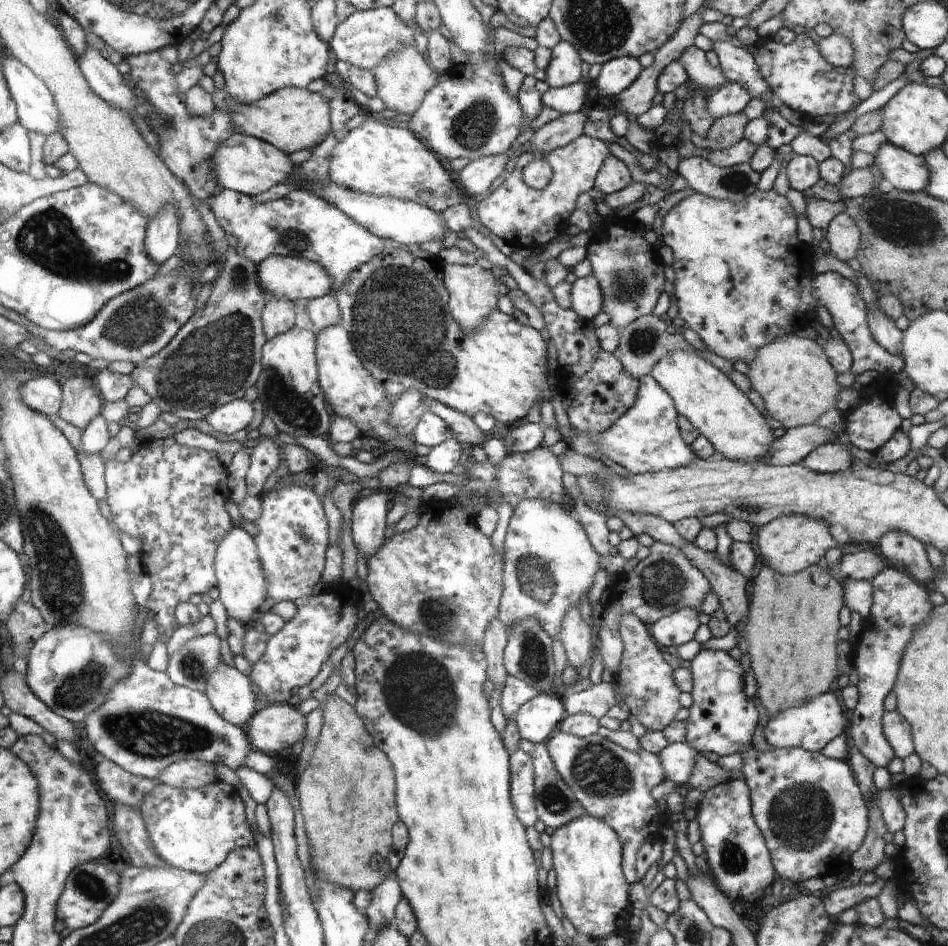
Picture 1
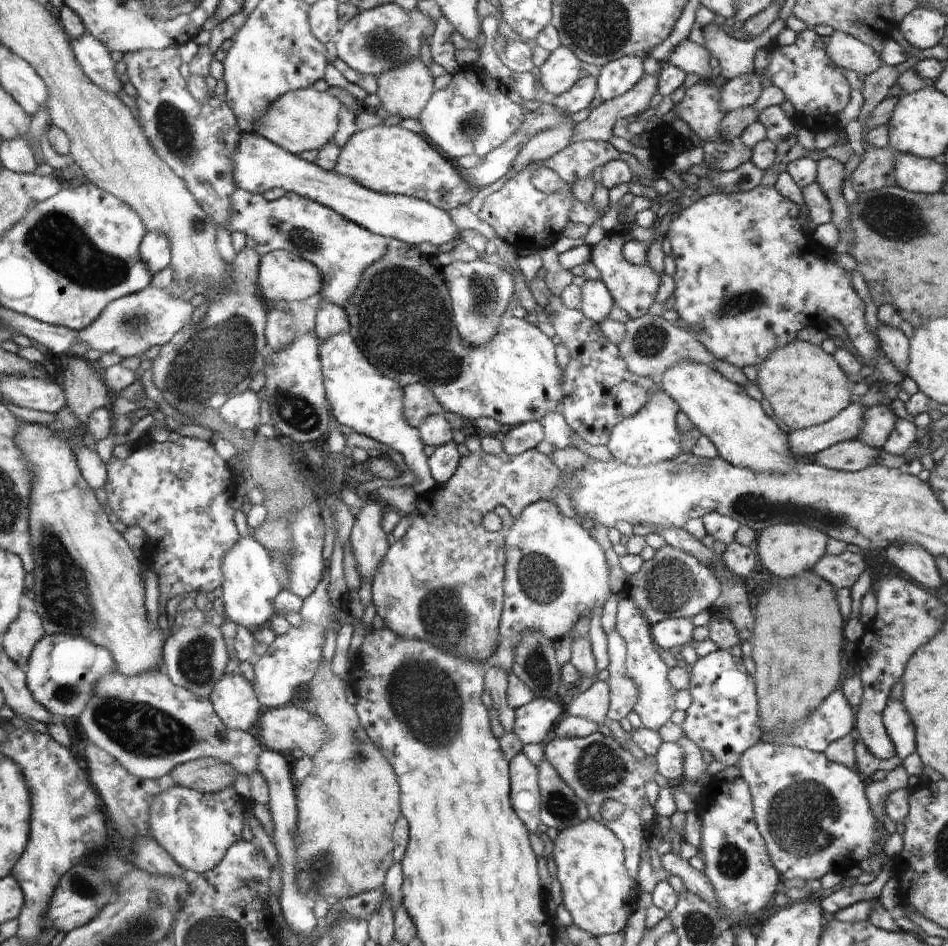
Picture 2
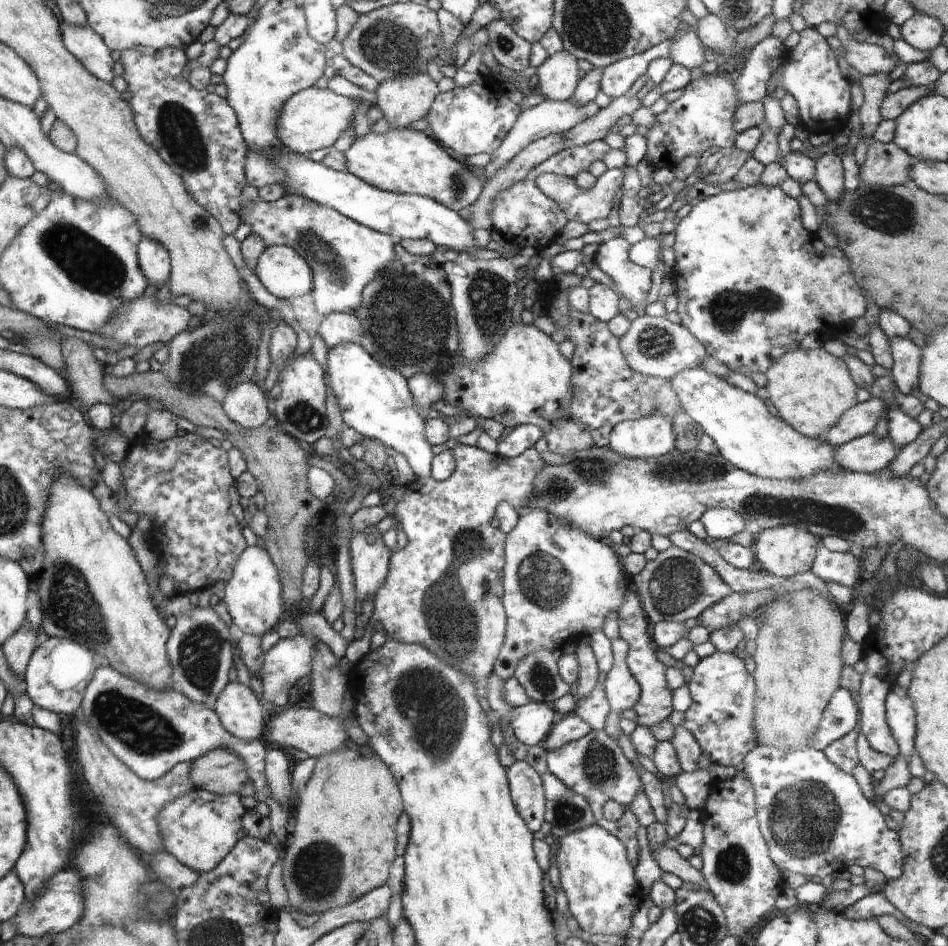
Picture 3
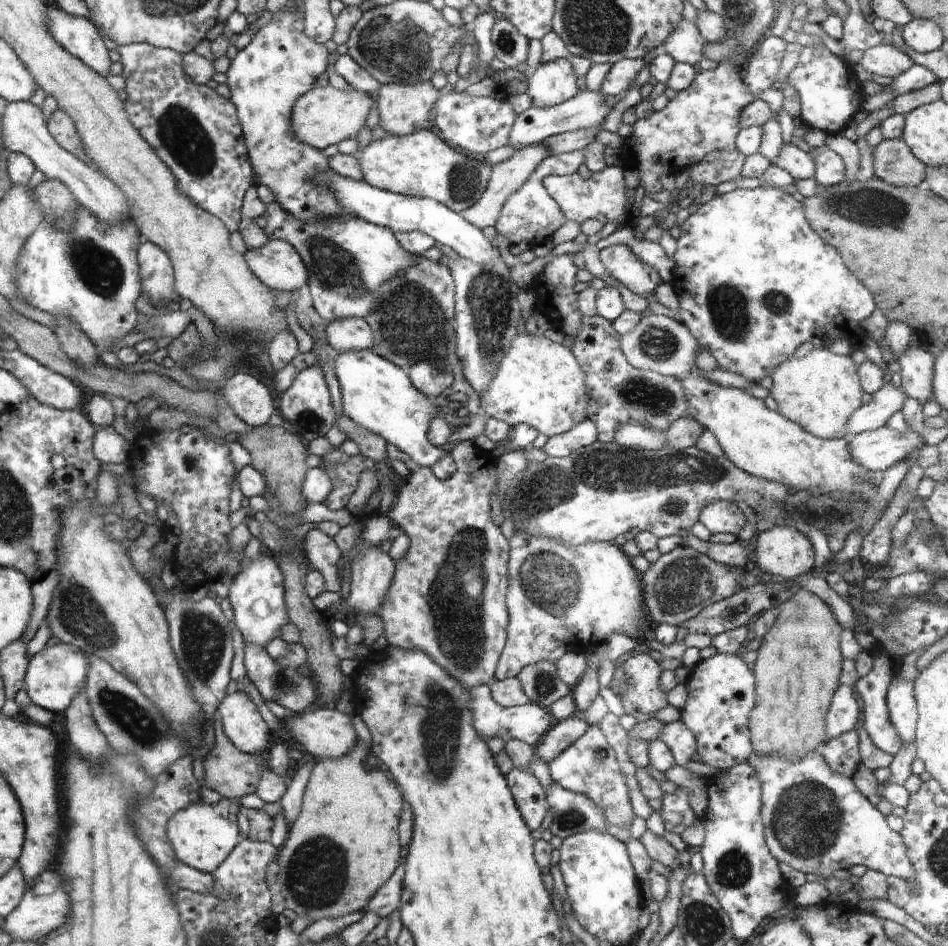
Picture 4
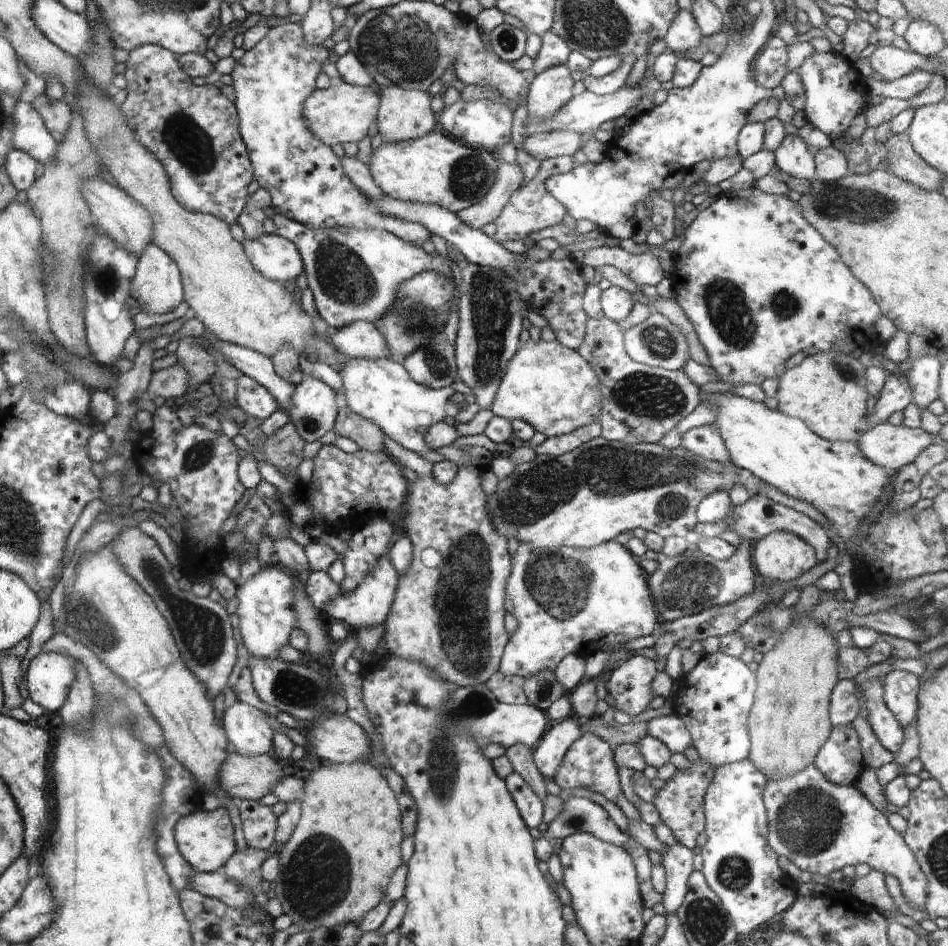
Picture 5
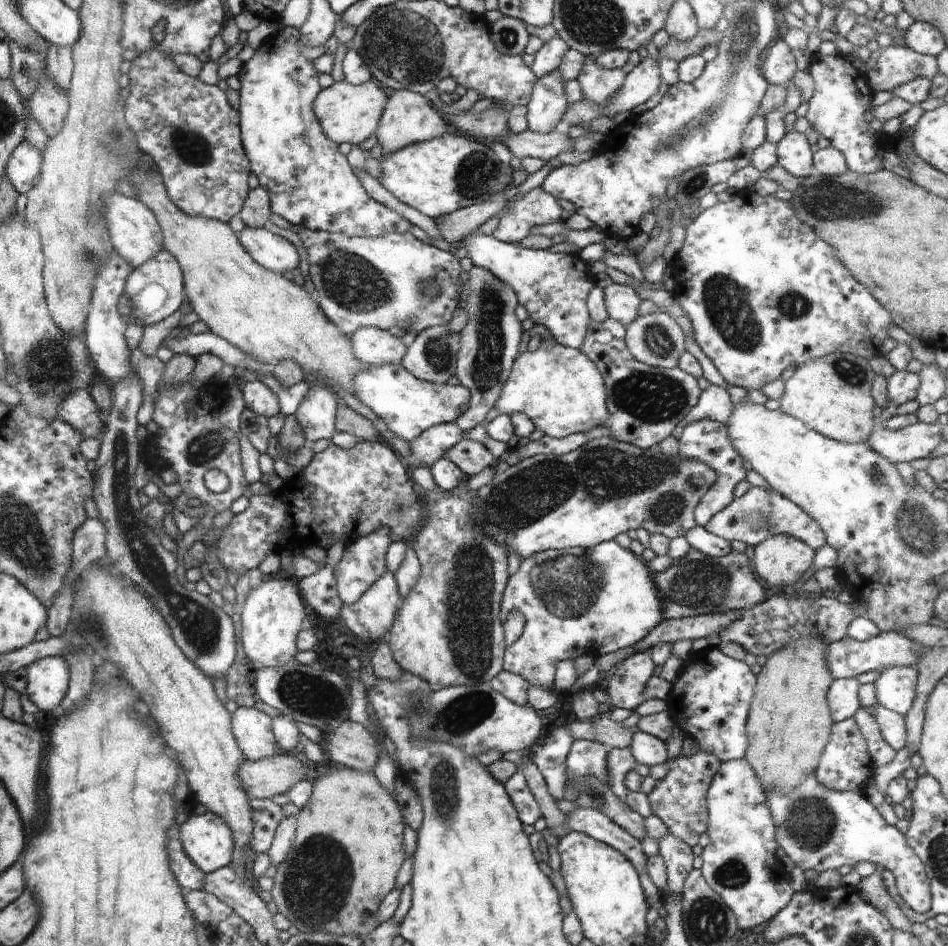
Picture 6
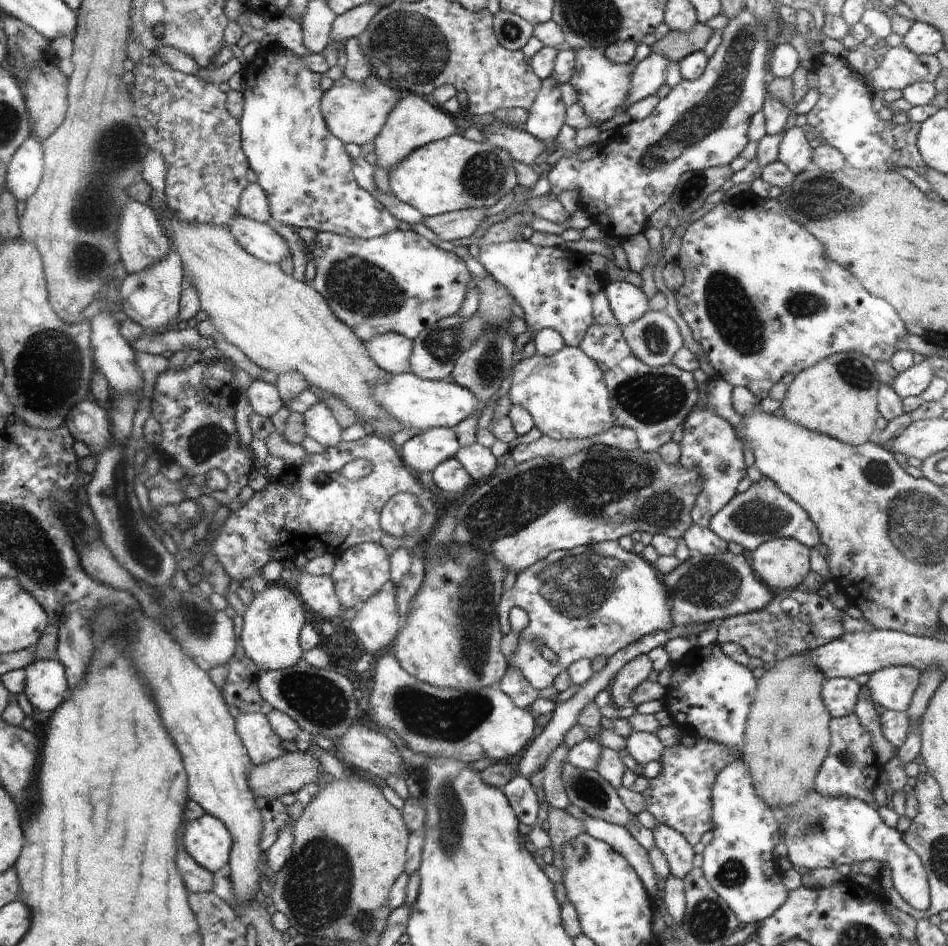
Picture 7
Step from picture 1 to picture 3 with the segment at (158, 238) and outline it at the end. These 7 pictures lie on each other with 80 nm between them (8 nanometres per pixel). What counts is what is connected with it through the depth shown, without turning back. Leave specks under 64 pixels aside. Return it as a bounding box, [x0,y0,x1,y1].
[137,237,172,288]

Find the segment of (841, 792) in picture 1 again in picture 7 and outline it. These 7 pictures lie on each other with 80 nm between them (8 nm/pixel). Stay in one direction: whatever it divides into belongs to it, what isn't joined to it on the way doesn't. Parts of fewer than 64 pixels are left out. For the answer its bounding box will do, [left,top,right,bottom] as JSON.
[779,790,931,911]

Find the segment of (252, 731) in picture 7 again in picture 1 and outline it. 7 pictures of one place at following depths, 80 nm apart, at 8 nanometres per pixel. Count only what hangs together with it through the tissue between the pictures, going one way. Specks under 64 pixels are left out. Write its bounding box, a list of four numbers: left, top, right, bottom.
[204,660,256,728]

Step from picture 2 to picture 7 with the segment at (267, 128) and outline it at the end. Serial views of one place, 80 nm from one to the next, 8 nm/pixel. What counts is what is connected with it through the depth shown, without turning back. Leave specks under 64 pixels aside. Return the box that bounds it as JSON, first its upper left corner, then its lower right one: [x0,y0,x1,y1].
[321,74,403,147]

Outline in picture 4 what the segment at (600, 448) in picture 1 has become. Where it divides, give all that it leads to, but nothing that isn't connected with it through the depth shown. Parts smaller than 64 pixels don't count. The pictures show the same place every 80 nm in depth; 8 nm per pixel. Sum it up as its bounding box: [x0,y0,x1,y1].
[614,424,666,451]

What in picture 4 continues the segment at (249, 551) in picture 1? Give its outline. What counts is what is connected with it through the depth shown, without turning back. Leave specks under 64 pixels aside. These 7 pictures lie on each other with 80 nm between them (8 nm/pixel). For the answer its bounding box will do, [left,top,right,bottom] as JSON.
[227,554,290,648]

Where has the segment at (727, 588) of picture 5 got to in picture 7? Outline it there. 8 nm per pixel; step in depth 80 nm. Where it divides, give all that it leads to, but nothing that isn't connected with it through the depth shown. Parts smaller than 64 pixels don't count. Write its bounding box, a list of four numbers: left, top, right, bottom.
[661,551,773,626]

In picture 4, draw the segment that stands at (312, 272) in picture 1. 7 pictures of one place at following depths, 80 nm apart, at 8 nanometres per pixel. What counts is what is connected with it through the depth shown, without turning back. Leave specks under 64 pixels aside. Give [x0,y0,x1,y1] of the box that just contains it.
[245,239,309,292]

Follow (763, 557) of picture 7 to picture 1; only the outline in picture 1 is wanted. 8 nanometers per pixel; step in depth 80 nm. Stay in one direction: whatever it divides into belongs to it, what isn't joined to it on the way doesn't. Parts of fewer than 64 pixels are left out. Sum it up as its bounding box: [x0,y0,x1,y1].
[758,515,837,575]

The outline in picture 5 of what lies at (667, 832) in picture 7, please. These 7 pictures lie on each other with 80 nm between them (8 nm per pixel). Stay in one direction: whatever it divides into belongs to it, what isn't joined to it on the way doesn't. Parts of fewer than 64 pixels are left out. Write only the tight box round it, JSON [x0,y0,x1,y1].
[658,843,693,917]

